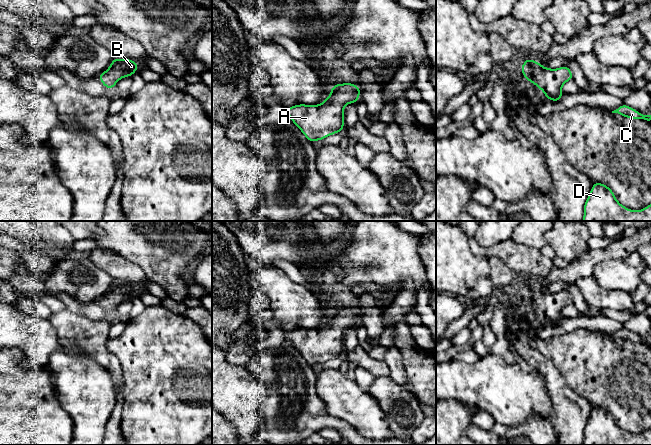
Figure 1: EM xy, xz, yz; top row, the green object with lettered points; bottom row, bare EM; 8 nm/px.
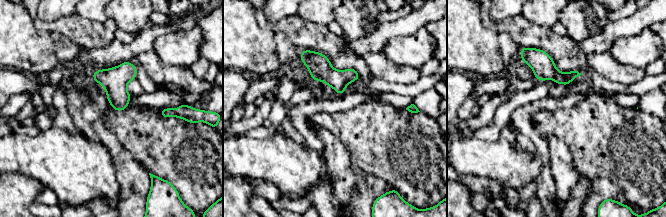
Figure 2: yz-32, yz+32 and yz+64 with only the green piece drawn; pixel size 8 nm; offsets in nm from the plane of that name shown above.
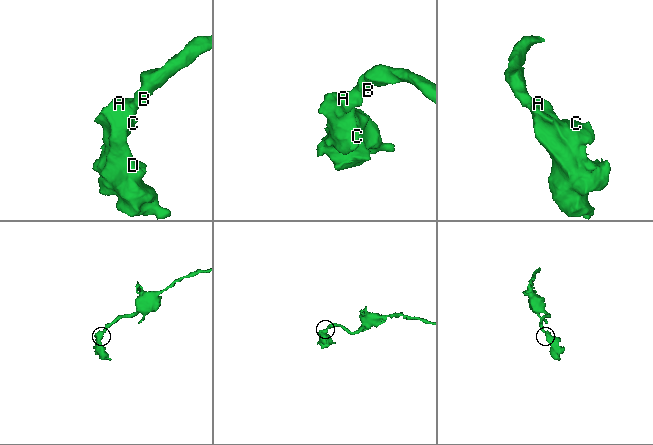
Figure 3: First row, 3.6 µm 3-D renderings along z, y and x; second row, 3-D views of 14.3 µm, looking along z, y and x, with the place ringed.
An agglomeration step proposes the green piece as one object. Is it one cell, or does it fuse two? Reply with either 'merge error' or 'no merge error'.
no merge error

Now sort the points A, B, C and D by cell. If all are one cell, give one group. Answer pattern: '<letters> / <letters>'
A B C D

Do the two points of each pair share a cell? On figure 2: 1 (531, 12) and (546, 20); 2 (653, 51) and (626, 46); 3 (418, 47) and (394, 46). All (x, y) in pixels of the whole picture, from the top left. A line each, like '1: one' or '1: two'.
1: one
2: one
3: one

